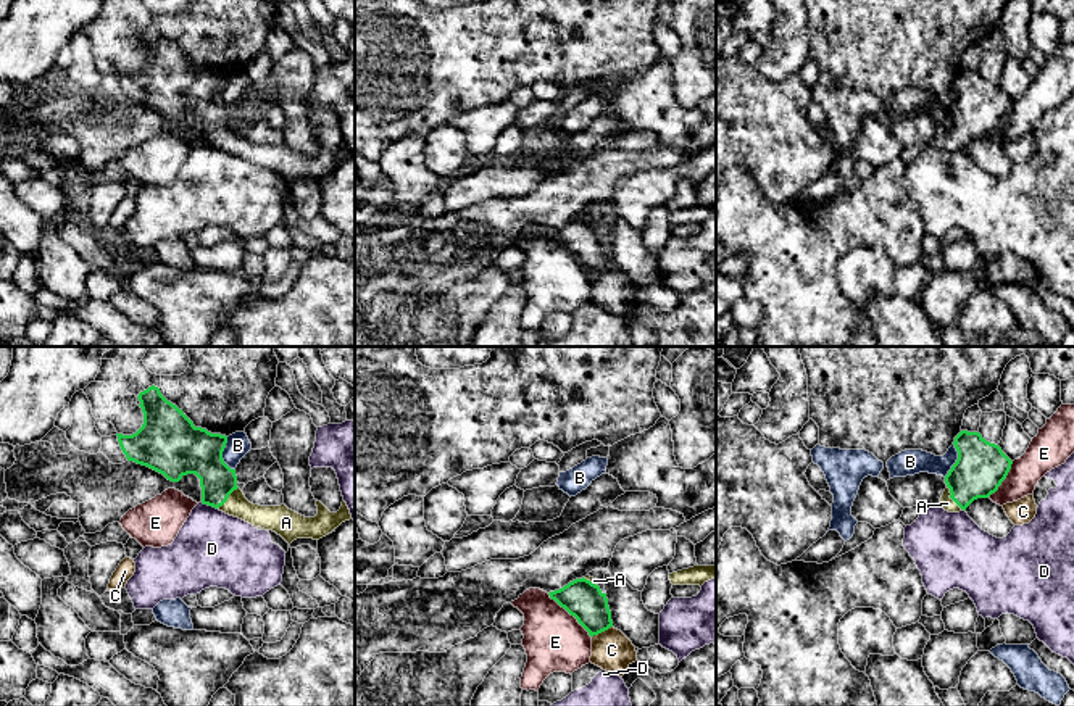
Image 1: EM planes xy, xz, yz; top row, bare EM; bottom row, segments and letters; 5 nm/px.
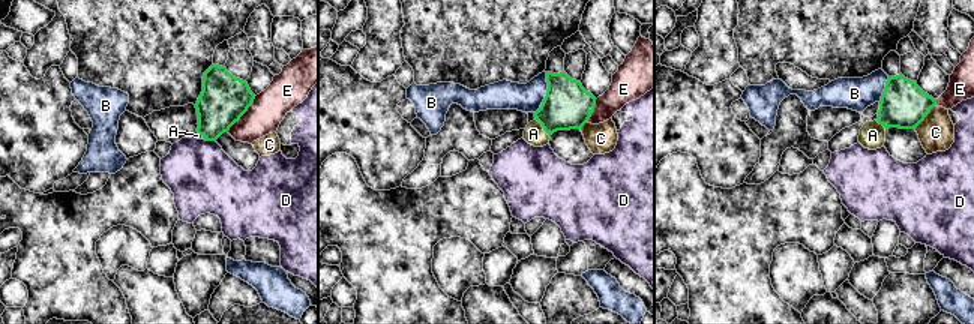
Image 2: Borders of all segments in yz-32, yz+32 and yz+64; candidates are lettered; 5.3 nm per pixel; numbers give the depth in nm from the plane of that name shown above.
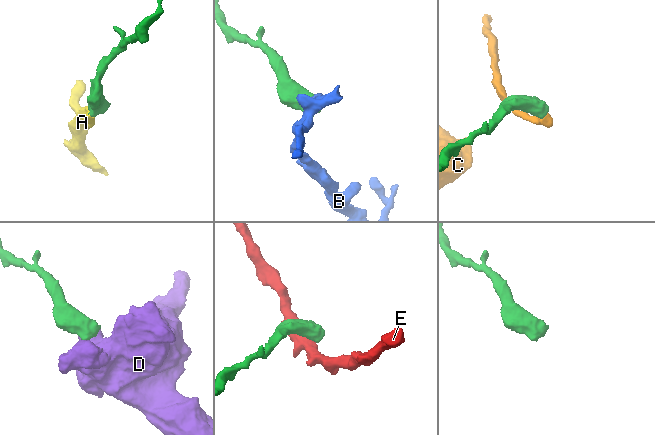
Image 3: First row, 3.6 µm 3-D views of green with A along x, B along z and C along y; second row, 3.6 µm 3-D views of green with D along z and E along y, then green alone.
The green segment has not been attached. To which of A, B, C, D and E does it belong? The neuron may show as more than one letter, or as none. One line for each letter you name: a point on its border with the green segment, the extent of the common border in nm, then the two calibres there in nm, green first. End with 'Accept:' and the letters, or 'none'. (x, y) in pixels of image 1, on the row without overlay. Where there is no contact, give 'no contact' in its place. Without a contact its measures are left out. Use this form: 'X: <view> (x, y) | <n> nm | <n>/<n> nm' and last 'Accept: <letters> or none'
A: yz (952, 137) | 160 nm | 260/70 nm
Accept: A

